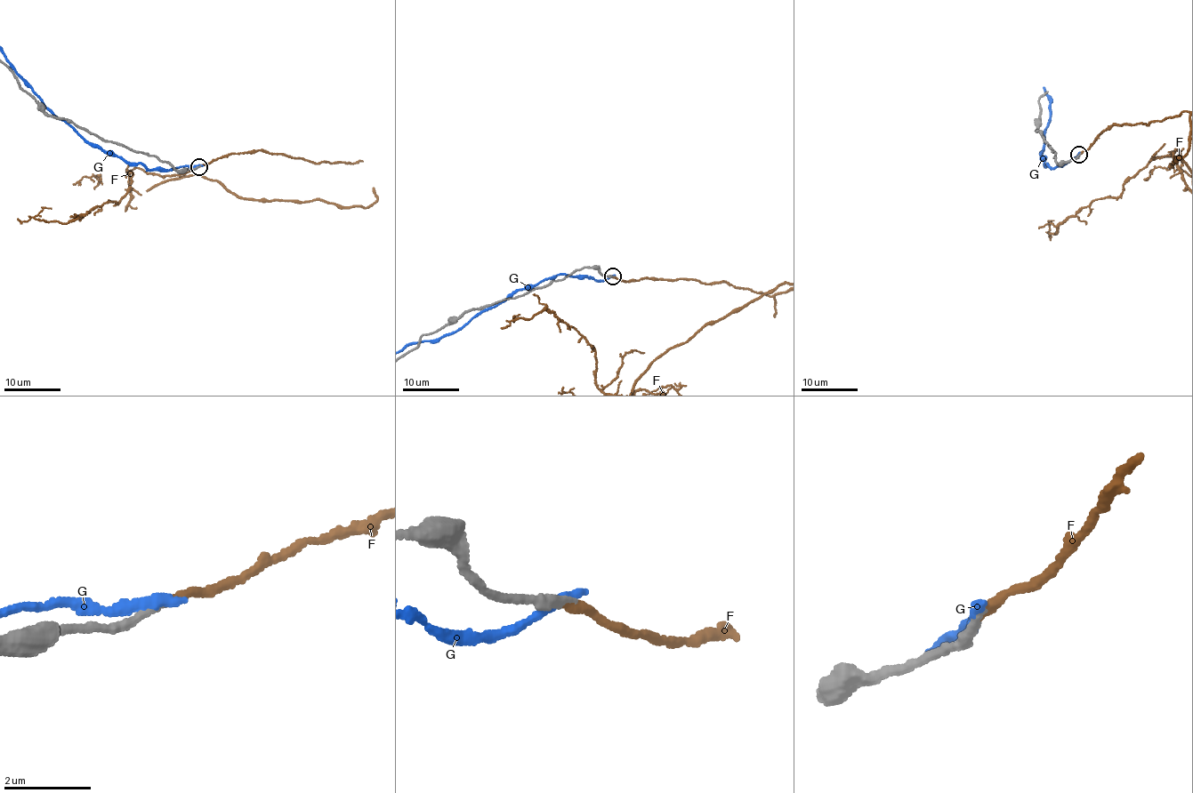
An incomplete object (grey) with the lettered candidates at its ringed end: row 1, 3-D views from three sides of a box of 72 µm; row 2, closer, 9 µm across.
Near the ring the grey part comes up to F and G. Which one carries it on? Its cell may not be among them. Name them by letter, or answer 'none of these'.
F

